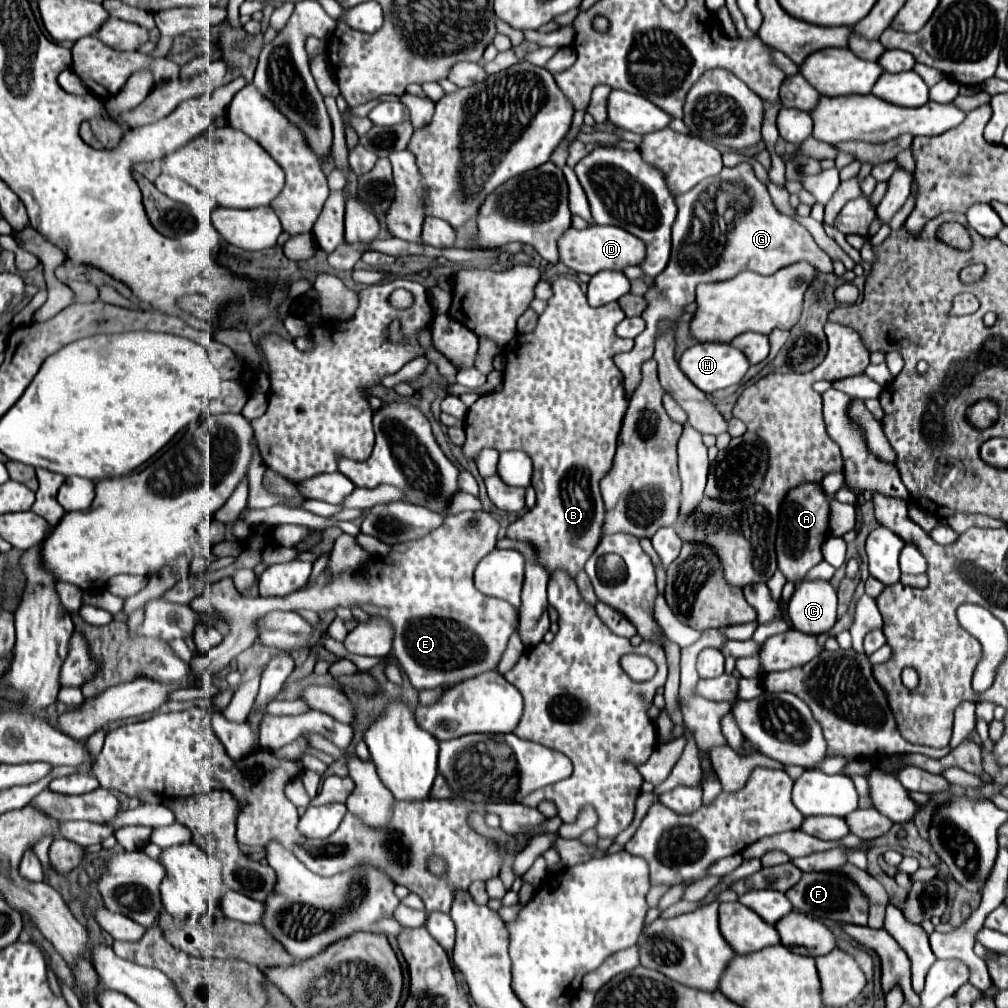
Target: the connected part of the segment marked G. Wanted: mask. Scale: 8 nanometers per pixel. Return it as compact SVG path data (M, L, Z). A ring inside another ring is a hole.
M740 162L734 168L722 168L720 174L706 178L690 192L678 196L676 208L676 222L672 224L672 258L662 274L656 276L654 288L650 288L646 294L648 308L642 314L646 328L636 336L636 344L630 352L614 356L614 364L624 374L626 400L632 398L636 386L640 384L642 362L654 354L658 322L662 318L676 322L682 314L682 308L694 302L694 290L700 282L734 278L744 270L770 276L776 270L796 262L808 262L820 272L832 272L830 256L814 242L802 224L774 208L766 186L756 178L748 162ZM730 200L738 202L742 210L730 210Z

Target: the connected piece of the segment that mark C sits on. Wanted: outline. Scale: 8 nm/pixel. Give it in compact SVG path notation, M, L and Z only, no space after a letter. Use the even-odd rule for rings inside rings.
M802 582L788 602L792 628L804 634L824 634L836 624L836 590L830 582Z

